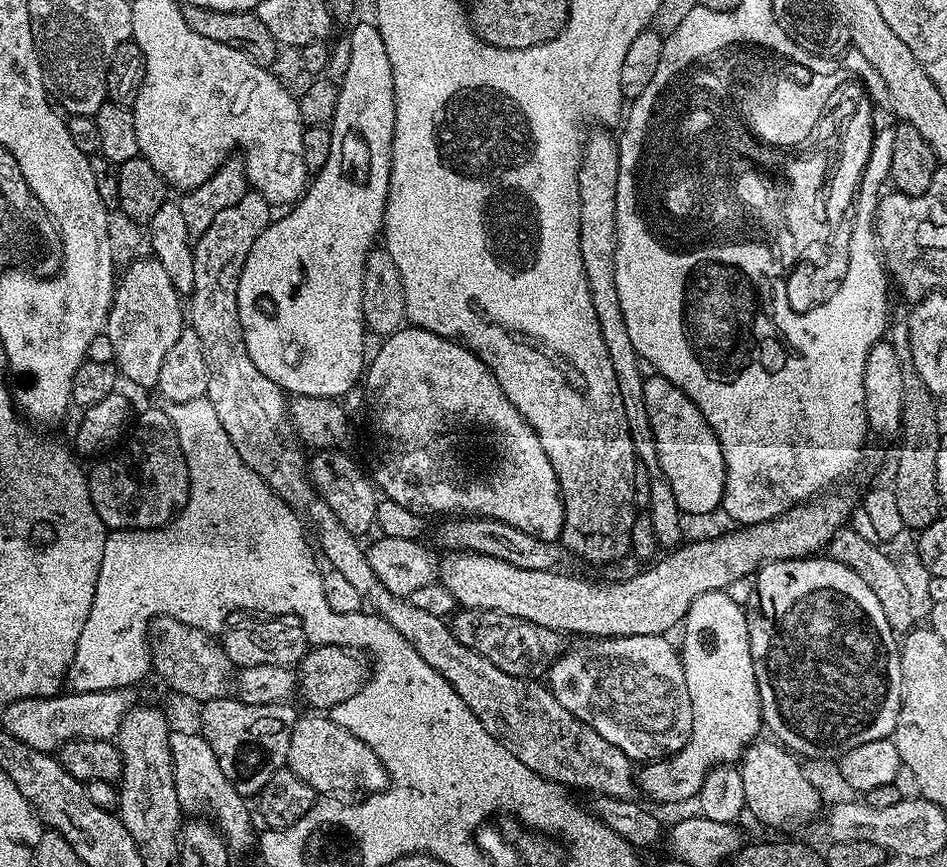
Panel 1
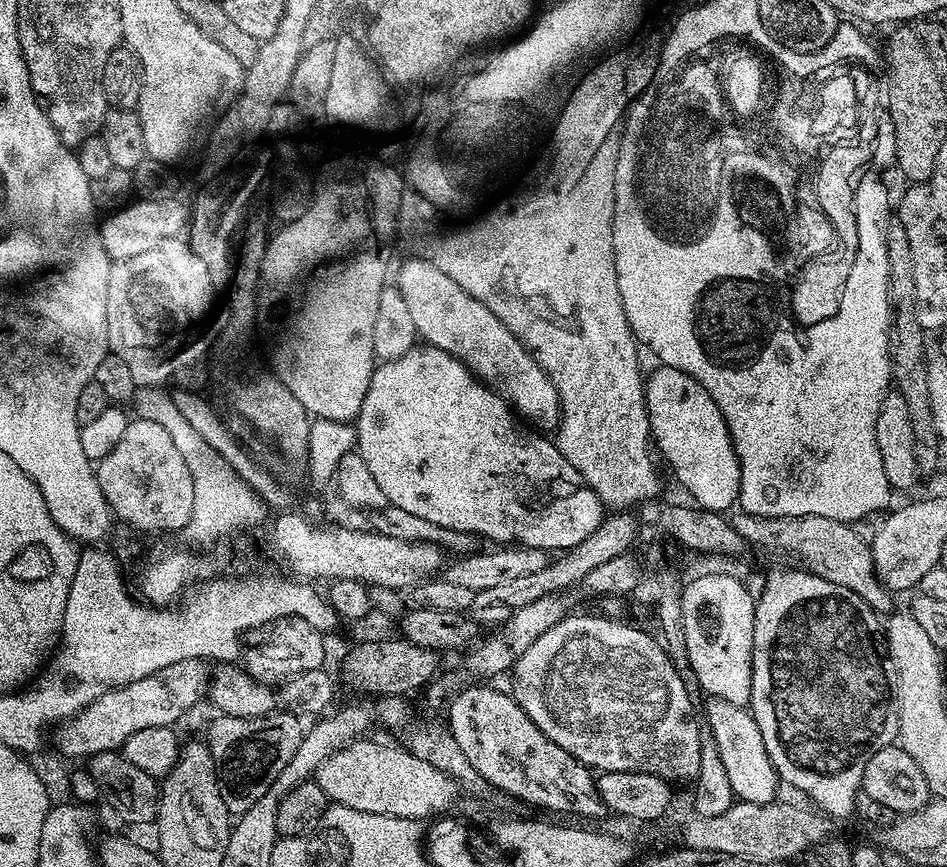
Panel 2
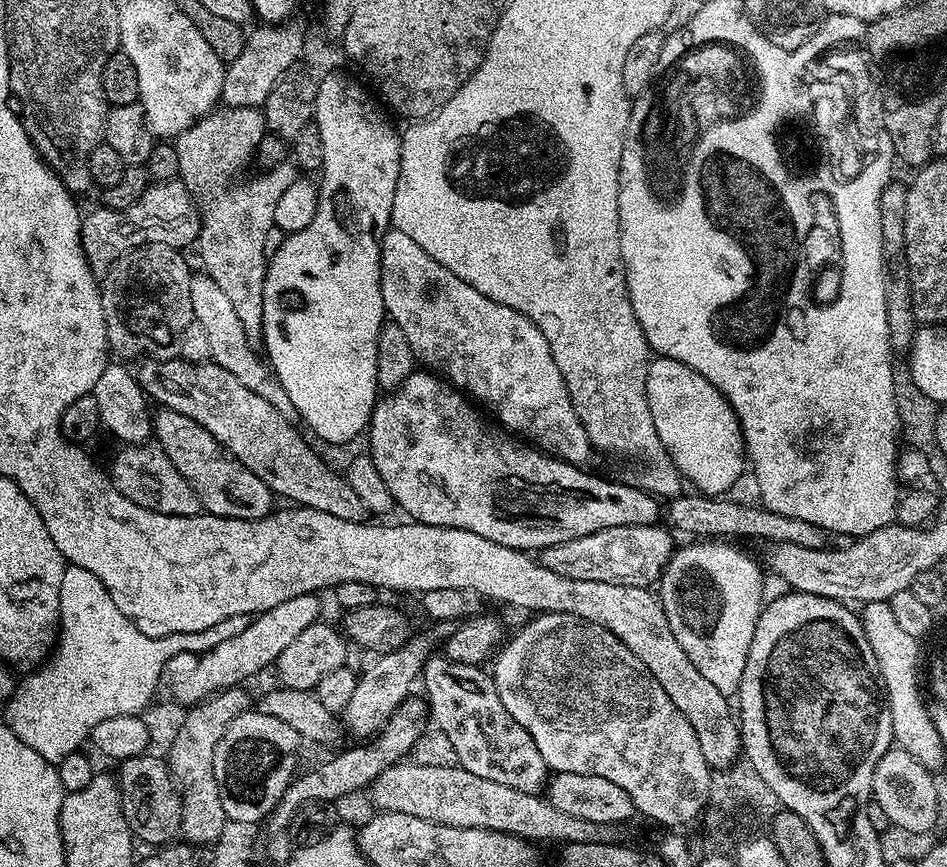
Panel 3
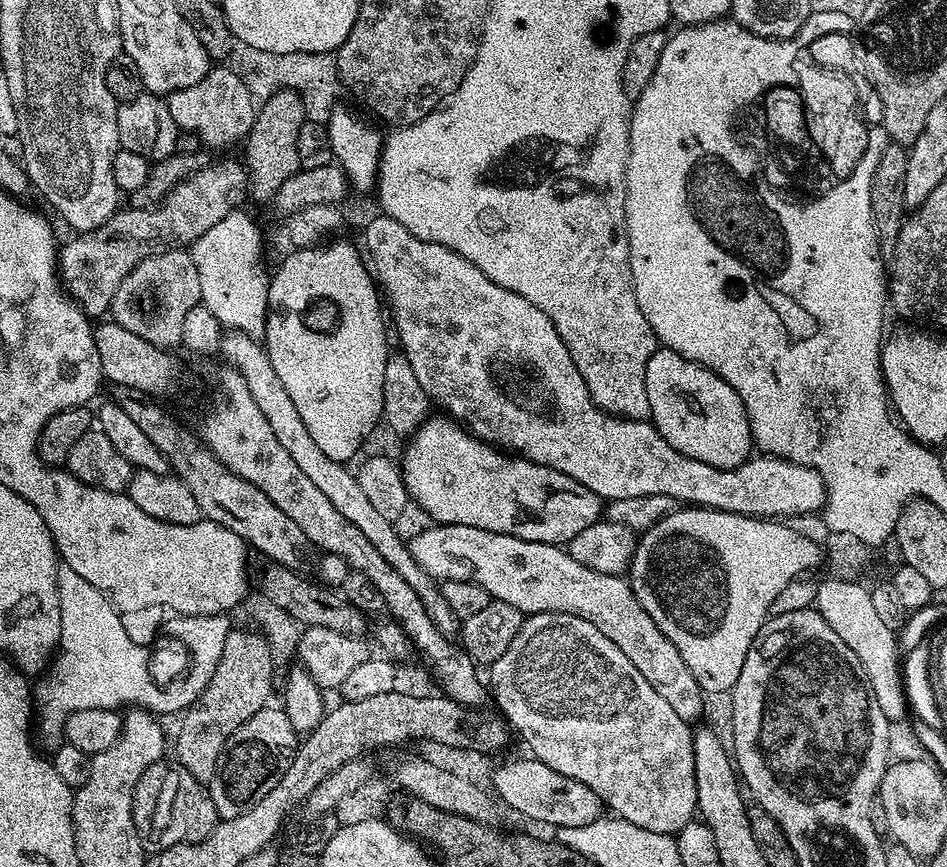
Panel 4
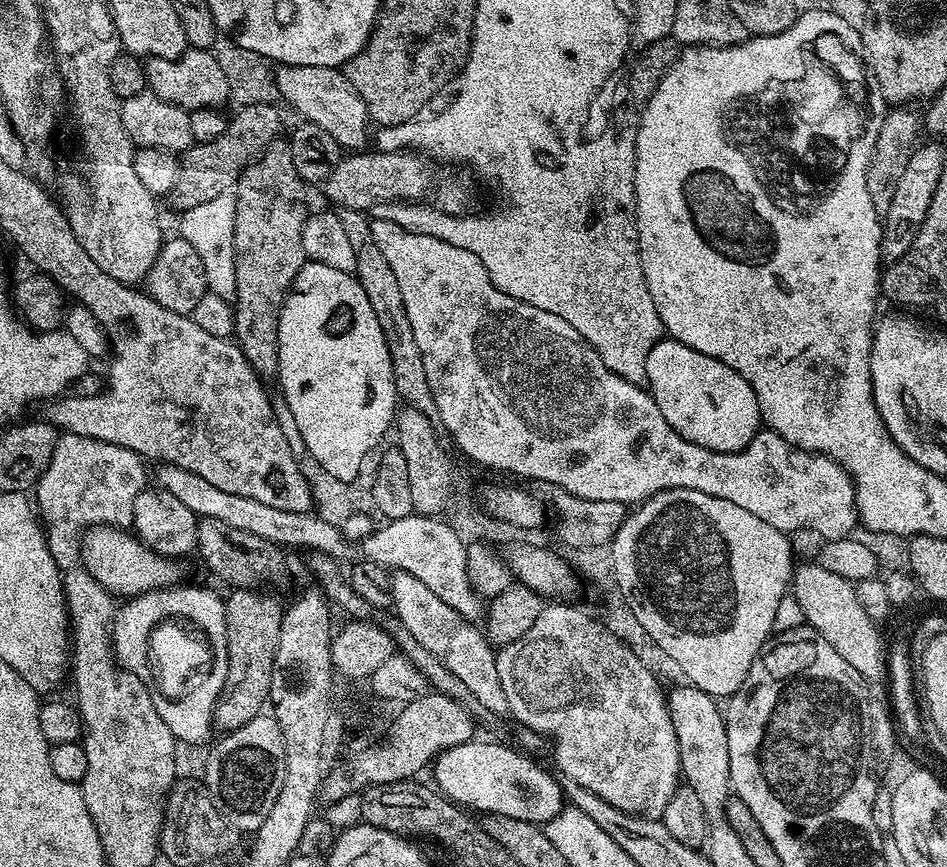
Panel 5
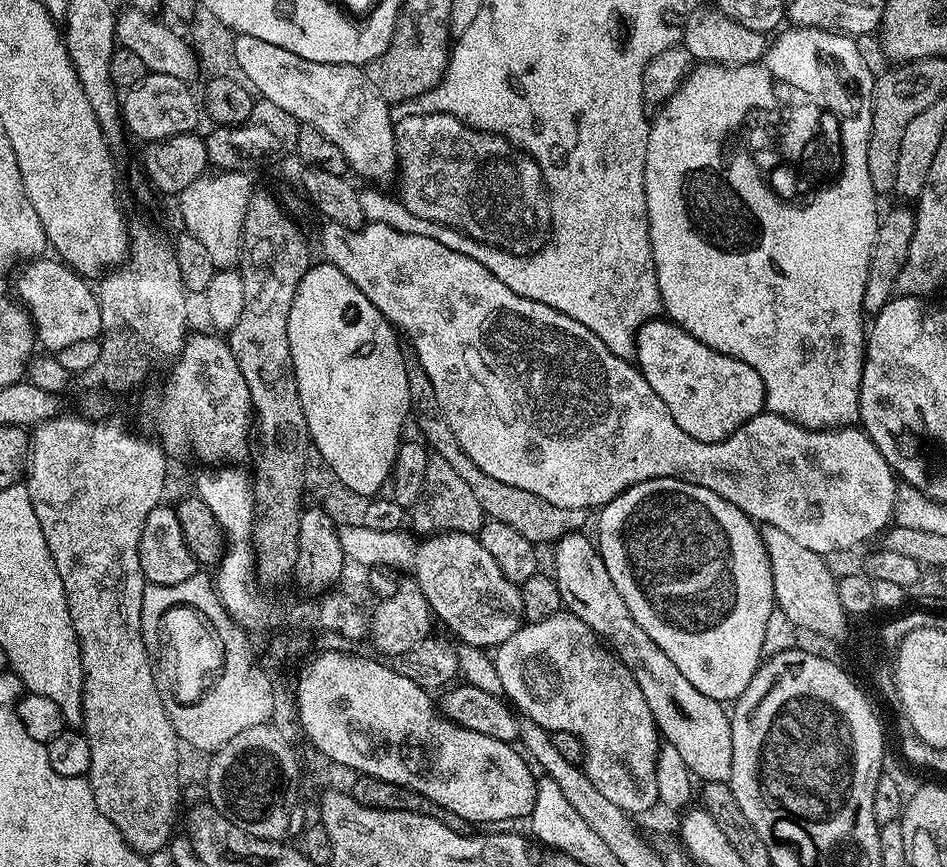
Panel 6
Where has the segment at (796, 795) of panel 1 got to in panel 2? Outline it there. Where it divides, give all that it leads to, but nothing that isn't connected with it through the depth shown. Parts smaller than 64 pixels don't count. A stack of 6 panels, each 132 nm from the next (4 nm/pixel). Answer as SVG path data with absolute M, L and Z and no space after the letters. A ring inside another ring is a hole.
M709 699L707 703L704 712L702 708L702 716L713 732L718 755L722 758L722 763L726 768L735 799L755 804L773 803L777 799L778 777L766 754L766 746L762 742L762 732L758 730L751 711L743 704L735 704L725 700Z

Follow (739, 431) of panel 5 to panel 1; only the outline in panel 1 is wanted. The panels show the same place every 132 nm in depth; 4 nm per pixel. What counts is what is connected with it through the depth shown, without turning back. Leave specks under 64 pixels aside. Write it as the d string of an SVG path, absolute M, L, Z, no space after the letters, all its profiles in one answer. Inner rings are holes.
M649 375L644 382L646 390L646 414L650 414L650 427L654 429L654 446L658 446L658 472L666 482L670 482L670 490L674 490L674 502L678 502L681 513L692 516L708 516L719 509L724 502L724 483L726 482L726 466L722 458L722 446L706 418L702 418L702 410L674 386L665 376Z

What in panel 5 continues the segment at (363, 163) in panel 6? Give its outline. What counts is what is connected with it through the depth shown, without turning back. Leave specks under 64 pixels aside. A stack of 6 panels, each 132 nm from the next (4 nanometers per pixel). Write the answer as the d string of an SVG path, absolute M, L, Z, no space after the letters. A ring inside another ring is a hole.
M280 66L275 69L276 84L279 95L288 104L293 104L301 112L305 121L322 126L330 138L340 143L341 149L360 150L365 147L364 139L368 136L370 117L362 98L348 84L348 77L340 68L323 68L322 66Z

